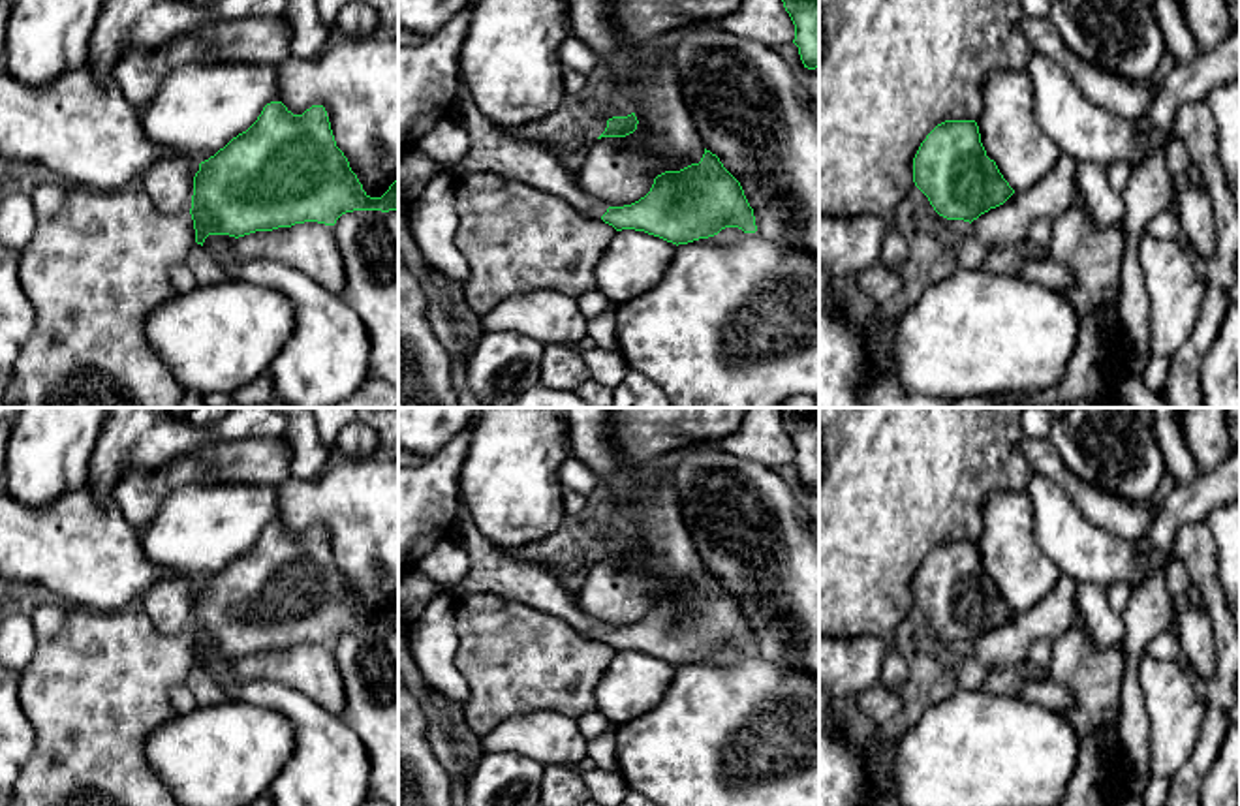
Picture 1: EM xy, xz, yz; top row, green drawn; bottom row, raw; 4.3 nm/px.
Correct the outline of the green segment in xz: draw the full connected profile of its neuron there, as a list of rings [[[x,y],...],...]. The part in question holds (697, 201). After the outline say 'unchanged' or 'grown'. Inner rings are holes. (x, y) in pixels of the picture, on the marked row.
[[[462,81],[449,116],[468,132],[470,148],[460,162],[451,165],[410,150],[398,163],[398,197],[408,205],[436,175],[458,180],[475,173],[494,173],[562,197],[616,231],[644,231],[676,246],[714,237],[725,227],[757,231],[753,209],[740,182],[706,148],[699,163],[658,175],[650,192],[639,201],[607,207],[584,194],[577,175],[569,173],[552,152],[520,141],[517,130],[500,128],[488,120]]]; grown

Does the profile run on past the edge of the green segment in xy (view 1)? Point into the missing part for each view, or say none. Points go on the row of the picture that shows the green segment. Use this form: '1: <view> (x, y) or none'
1: none

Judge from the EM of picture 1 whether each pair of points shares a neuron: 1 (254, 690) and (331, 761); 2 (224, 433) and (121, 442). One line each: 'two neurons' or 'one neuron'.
1: one neuron
2: one neuron

